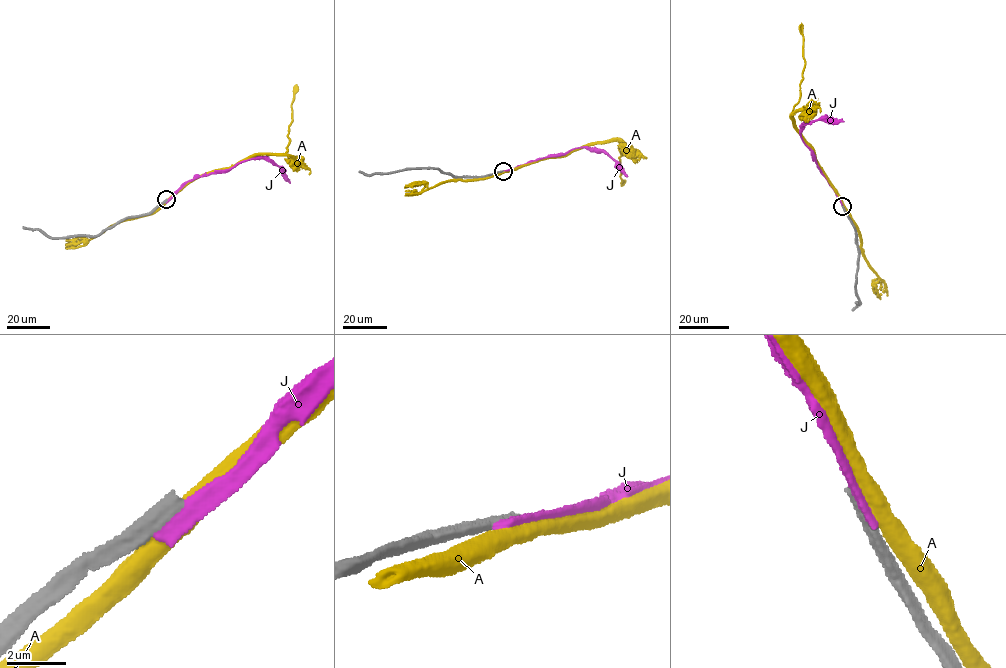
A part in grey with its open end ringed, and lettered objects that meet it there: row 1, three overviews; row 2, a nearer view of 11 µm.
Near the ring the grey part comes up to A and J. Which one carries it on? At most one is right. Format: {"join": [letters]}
{"join": []}

